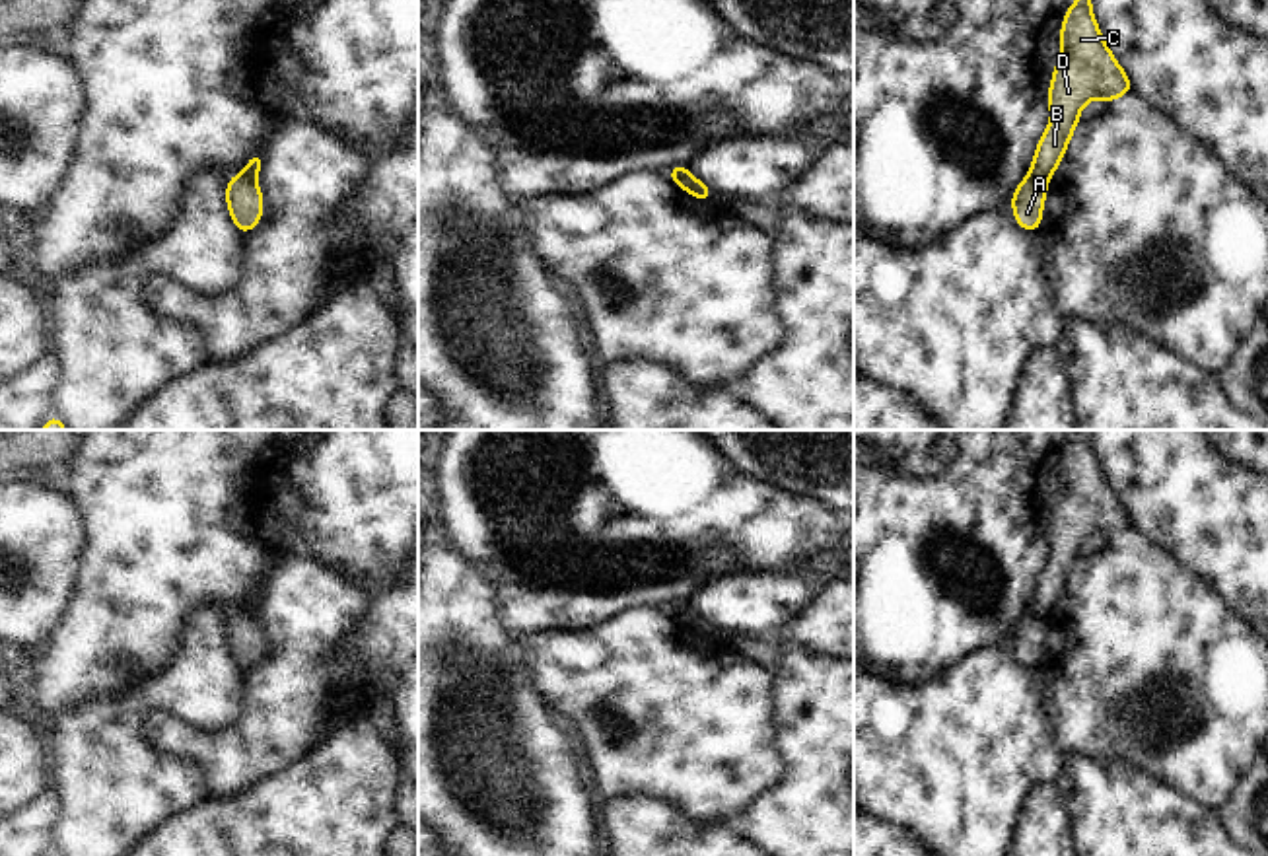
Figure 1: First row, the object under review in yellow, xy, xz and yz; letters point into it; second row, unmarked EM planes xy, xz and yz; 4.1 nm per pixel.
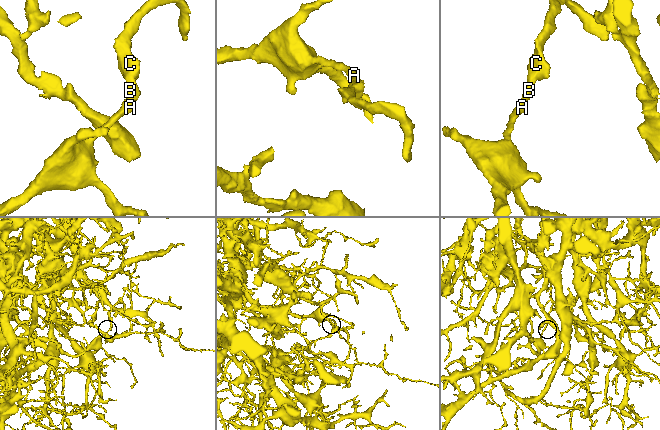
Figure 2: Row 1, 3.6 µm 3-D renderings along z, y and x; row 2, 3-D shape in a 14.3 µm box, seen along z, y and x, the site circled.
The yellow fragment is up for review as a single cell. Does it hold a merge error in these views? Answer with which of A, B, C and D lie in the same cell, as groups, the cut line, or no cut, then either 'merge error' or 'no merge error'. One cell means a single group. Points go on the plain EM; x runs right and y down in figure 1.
groups A / B C D; cut yz (1029, 609), (1045, 621); merge error

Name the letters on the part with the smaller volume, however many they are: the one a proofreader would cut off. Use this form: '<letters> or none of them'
B, C, D

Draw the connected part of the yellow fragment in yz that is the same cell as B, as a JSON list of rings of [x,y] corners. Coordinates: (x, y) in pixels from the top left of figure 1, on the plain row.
[[[1091,430],[1066,446],[1060,465],[1062,490],[1048,523],[1050,558],[1040,572],[1029,611],[1046,621],[1062,597],[1079,547],[1091,535],[1109,539],[1132,529],[1132,519],[1107,482],[1091,446]]]

